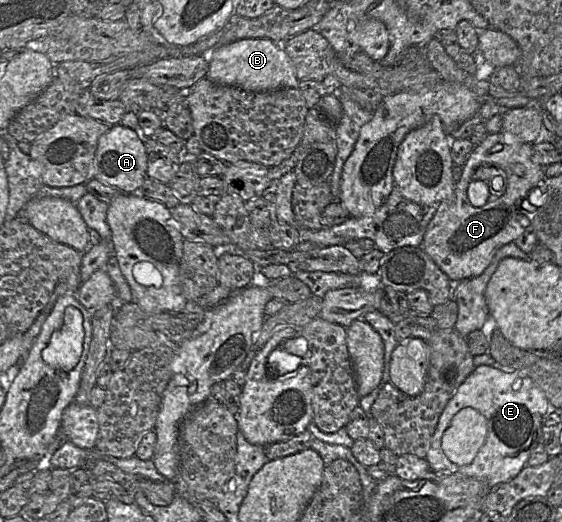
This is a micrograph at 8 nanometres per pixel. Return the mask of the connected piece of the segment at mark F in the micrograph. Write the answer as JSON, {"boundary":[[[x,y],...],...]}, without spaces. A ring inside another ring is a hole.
{"boundary":[[[507,132],[488,134],[480,145],[475,146],[463,166],[462,176],[455,184],[454,199],[438,204],[420,247],[452,282],[480,275],[499,248],[514,242],[523,233],[524,228],[518,220],[519,213],[533,223],[534,215],[524,203],[531,203],[530,192],[538,188],[546,178],[544,168],[533,161],[533,153],[534,144],[526,143]],[[482,166],[504,170],[507,187],[502,196],[489,199],[484,206],[475,207],[469,200],[468,186],[474,172]]]}

